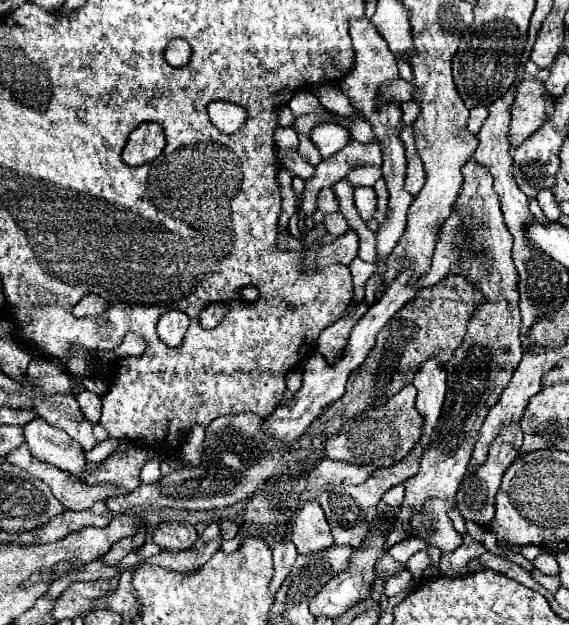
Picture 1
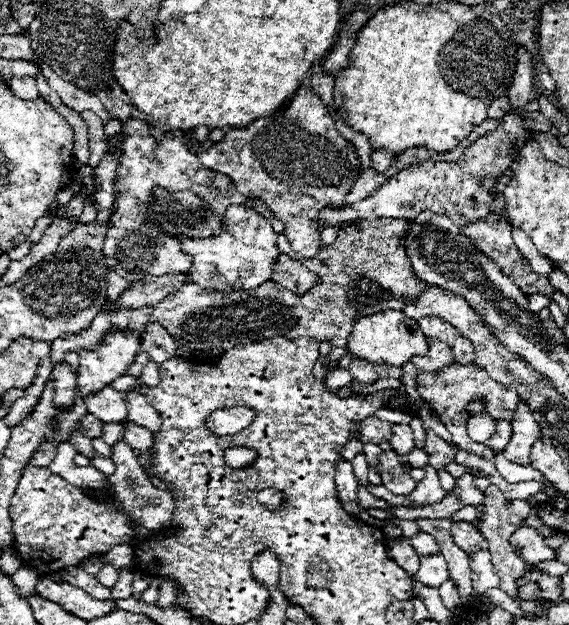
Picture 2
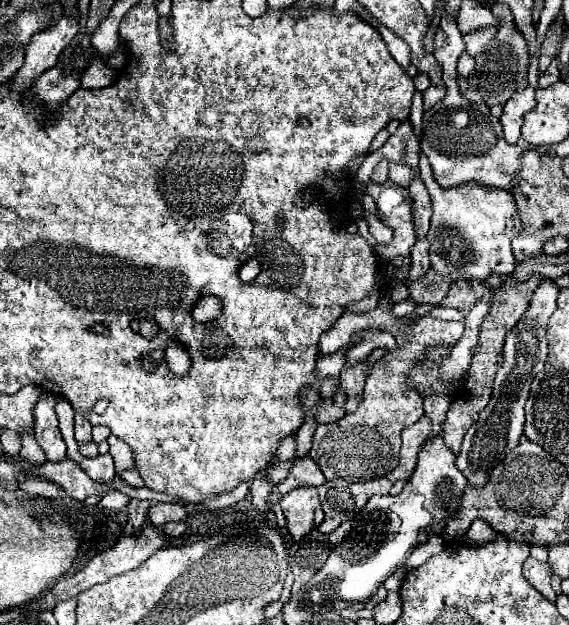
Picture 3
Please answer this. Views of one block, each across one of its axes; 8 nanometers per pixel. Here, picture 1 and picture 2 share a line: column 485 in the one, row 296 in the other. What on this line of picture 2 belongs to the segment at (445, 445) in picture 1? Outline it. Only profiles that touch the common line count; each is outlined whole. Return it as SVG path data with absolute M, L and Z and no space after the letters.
M378 218L378 219L363 219L358 228L348 228L342 230L336 238L336 242L332 246L326 246L318 256L314 258L304 258L300 254L296 254L286 236L278 234L278 250L282 254L290 254L292 258L296 258L298 262L302 262L304 266L308 266L314 274L320 276L320 284L316 284L312 290L308 290L304 296L294 296L290 290L282 288L276 282L266 282L254 290L238 290L238 292L216 292L216 290L204 290L198 284L190 282L184 284L184 288L180 288L180 292L172 292L172 296L166 296L160 304L156 306L148 306L148 308L122 308L116 312L98 312L96 318L92 320L90 328L80 332L78 336L68 336L68 338L58 338L52 342L52 364L64 362L64 354L66 352L80 352L80 350L88 350L88 348L98 348L100 340L108 334L108 332L136 332L142 334L148 322L158 322L162 328L168 330L168 334L176 340L176 344L180 346L188 346L192 350L208 350L208 348L220 348L220 350L230 350L236 344L250 344L256 338L270 338L274 334L284 336L288 340L294 338L314 338L318 342L328 342L330 346L342 346L346 348L348 344L348 336L352 332L354 320L368 316L368 314L378 314L382 310L404 310L404 304L408 304L408 300L416 300L416 296L420 296L420 292L424 292L426 288L430 288L428 284L424 284L422 280L416 278L416 274L412 272L412 262L408 260L406 248L404 248L404 236L408 232L408 224L412 220L404 218Z

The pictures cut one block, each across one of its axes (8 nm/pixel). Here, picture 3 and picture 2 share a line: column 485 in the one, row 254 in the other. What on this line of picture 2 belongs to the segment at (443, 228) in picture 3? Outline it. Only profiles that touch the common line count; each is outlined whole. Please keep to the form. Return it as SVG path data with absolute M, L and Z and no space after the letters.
M228 206L224 218L224 232L218 236L208 238L188 238L182 236L182 252L192 256L192 268L188 270L192 282L200 284L208 290L218 292L232 292L232 290L250 290L258 288L260 284L272 280L274 262L280 256L276 248L276 232L272 230L270 222L258 216L254 210L244 206Z

